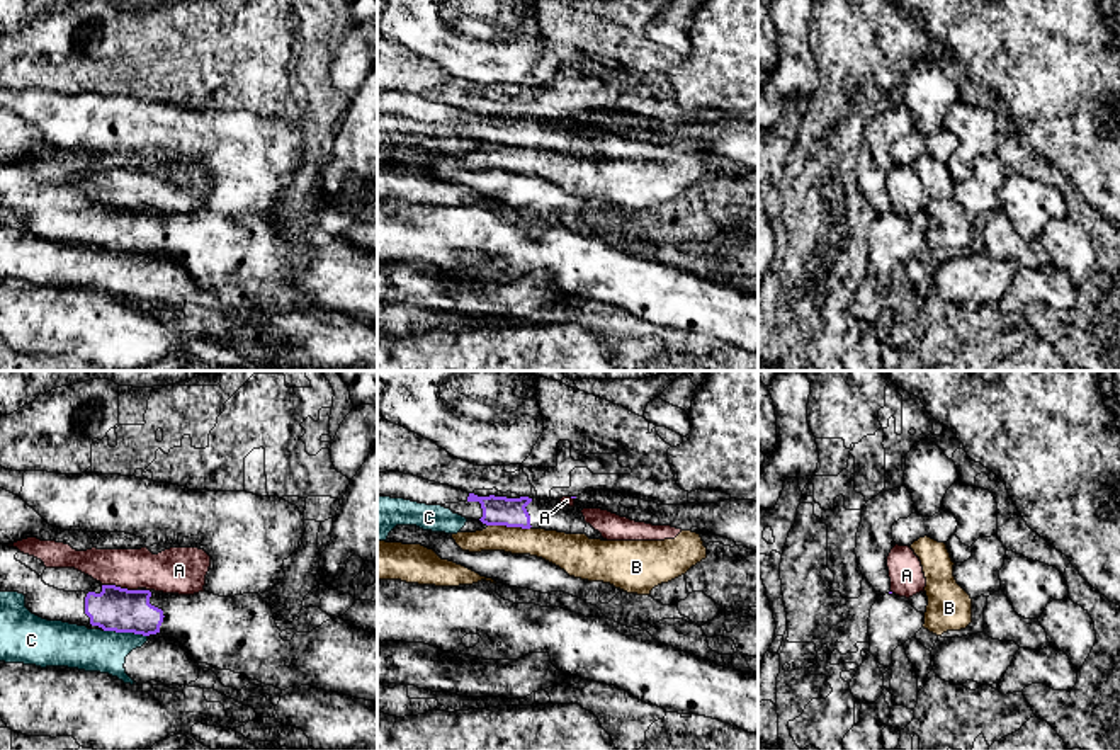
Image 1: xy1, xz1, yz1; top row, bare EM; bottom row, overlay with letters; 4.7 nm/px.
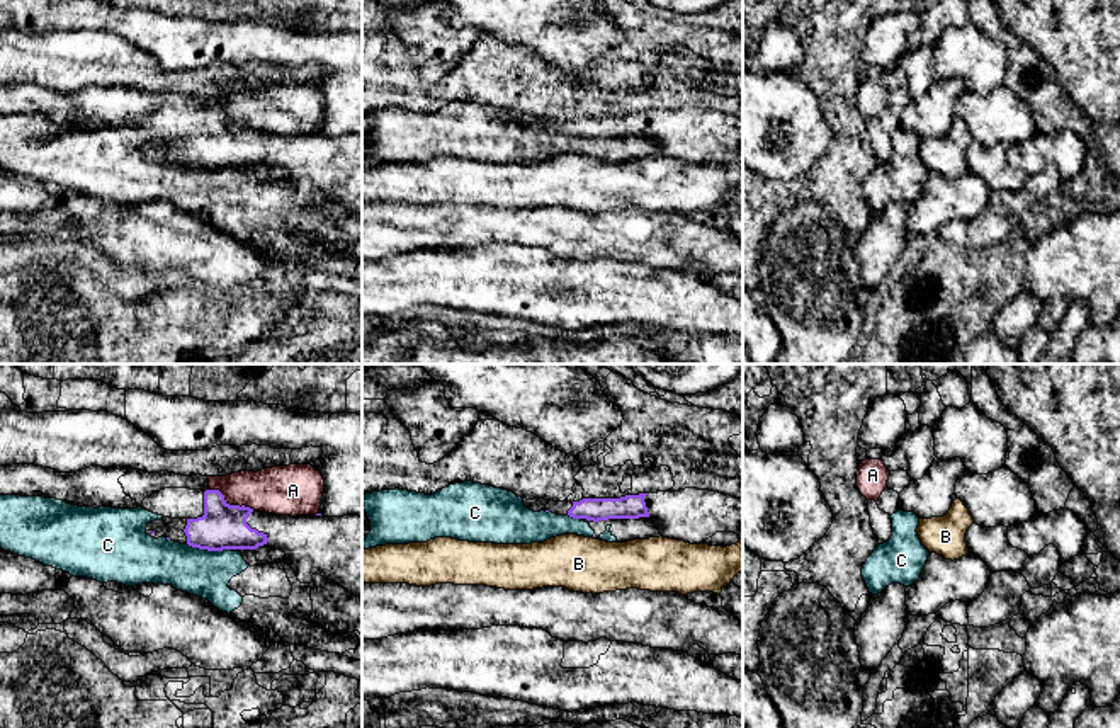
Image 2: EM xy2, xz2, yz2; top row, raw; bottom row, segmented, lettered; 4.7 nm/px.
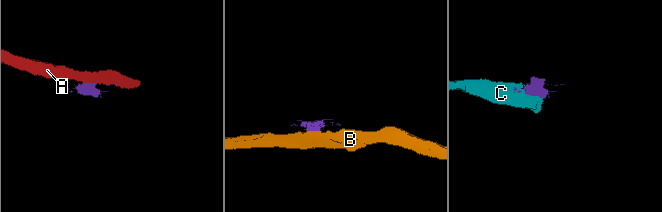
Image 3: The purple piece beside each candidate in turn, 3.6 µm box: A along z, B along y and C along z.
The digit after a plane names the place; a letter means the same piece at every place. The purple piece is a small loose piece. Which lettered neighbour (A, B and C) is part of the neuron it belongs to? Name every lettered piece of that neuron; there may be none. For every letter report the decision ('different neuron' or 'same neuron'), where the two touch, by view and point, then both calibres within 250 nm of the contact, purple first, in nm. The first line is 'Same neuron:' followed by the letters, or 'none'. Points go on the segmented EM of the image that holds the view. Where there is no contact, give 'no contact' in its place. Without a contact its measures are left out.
Same neuron: none
A: different neuron | xy2 (228, 504) | 220/220 nm
B: different neuron | xz1 (510, 526) | 140/160 nm
C: different neuron | xy1 (126, 631) | 220/200 nm

